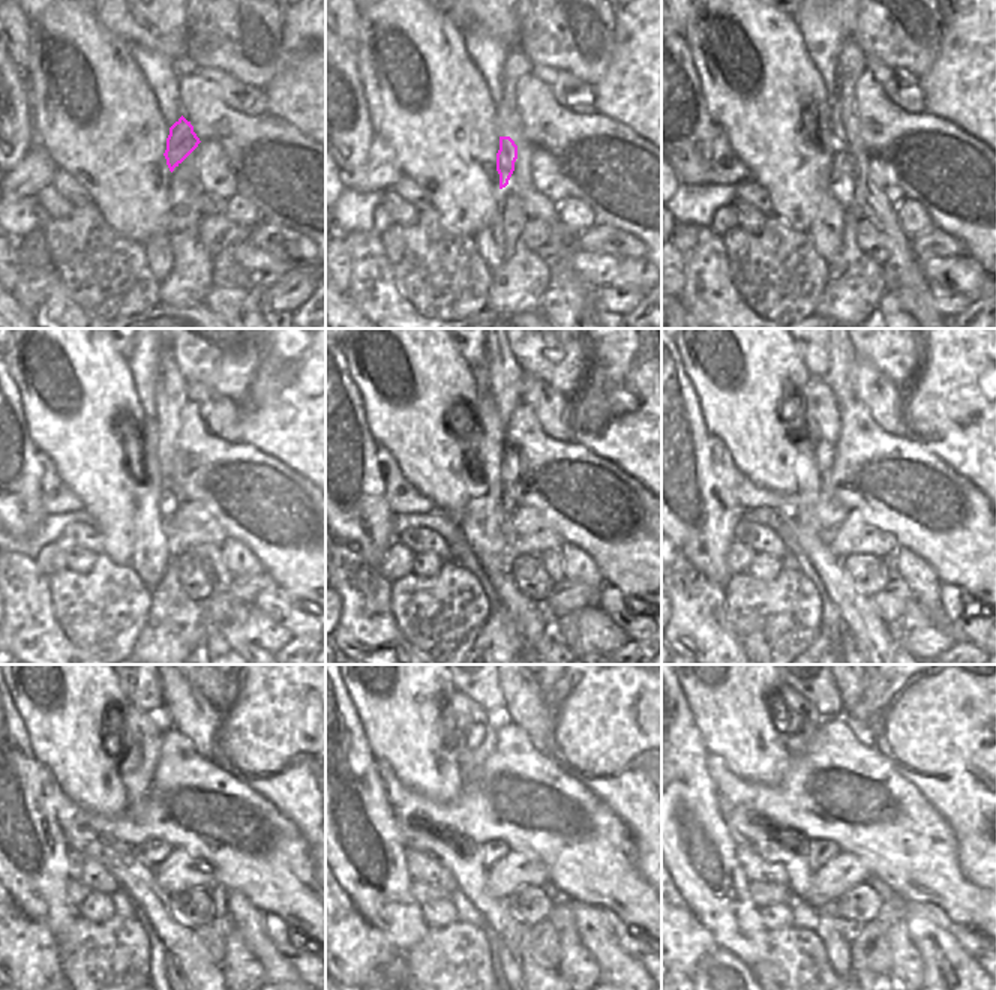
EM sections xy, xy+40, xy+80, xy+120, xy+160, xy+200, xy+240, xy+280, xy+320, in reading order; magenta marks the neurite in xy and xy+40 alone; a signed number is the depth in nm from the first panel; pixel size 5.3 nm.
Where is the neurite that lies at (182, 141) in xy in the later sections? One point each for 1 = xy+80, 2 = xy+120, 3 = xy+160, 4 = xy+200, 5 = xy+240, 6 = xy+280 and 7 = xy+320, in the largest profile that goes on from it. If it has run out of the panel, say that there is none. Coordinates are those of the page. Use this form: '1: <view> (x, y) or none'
1: xy+80 (842, 162)
2: xy+120 (170, 503)
3: xy+160 (506, 503)
4: xy+200 (830, 515)
5: xy+240 (155, 851)
6: xy+280 (489, 852)
7: xy+320 (821, 851)

